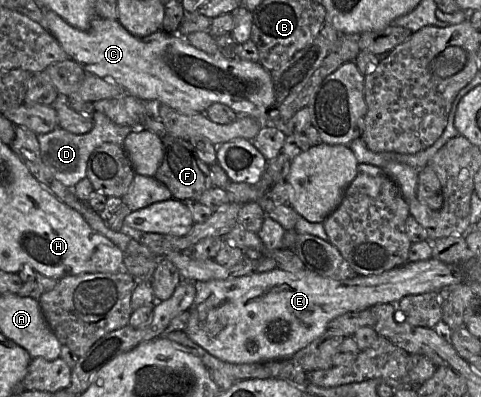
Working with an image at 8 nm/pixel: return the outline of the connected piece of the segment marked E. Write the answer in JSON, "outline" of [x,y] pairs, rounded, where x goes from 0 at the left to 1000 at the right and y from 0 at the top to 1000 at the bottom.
{"outline":[[[900,647],[879,657],[850,657],[788,693],[742,693],[717,705],[667,698],[640,678],[605,688],[572,675],[549,688],[526,685],[468,705],[407,710],[410,738],[393,778],[393,809],[383,834],[405,864],[470,912],[511,917],[607,902],[622,882],[669,846],[684,814],[707,793],[755,783],[784,766],[823,768],[842,746],[911,736],[927,720],[960,710],[960,690],[948,668],[925,665]]]}

